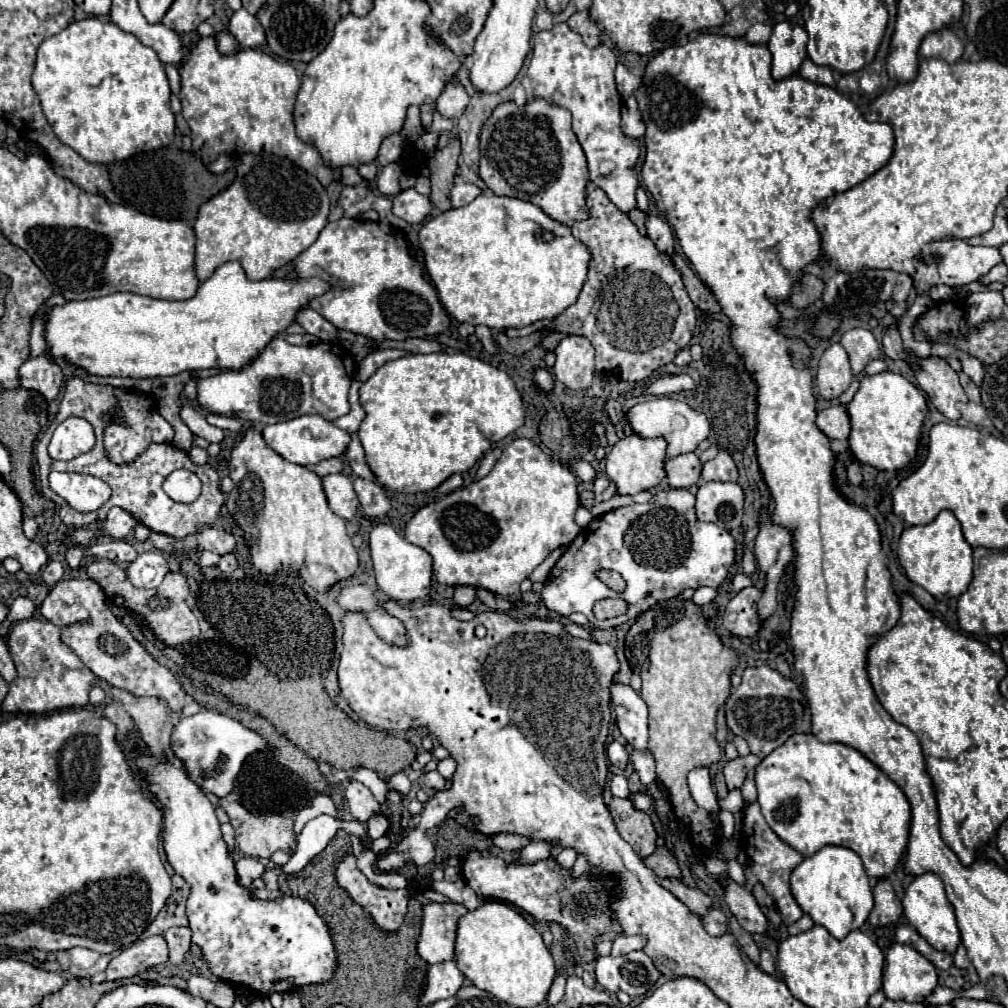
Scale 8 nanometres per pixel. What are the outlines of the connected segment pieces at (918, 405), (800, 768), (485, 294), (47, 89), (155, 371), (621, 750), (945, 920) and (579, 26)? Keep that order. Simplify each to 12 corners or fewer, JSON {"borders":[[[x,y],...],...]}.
{"borders":[[[900,374],[864,376],[846,410],[862,464],[902,470],[928,406]],[[794,734],[756,766],[768,826],[802,856],[888,878],[910,802],[862,752]],[[482,192],[424,222],[446,312],[496,330],[578,300],[590,248]],[[68,24],[32,86],[58,140],[114,164],[174,140],[156,52]],[[226,262],[194,298],[54,306],[96,376],[242,370],[330,290]],[[612,742],[606,754],[612,766],[626,770],[628,750],[620,742]],[[920,874],[902,898],[904,916],[936,950],[960,944],[942,880]],[[588,10],[572,14],[568,26],[590,48],[598,46],[600,30]]]}

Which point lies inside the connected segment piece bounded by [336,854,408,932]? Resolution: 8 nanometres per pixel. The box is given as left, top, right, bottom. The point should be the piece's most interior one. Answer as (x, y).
(387, 907)

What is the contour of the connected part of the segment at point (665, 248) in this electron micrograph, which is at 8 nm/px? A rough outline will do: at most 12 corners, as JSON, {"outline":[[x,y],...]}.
{"outline":[[646,218],[648,238],[664,254],[674,254],[674,234],[666,218]]}

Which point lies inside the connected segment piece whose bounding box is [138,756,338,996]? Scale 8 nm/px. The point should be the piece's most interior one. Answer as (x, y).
(269, 946)

